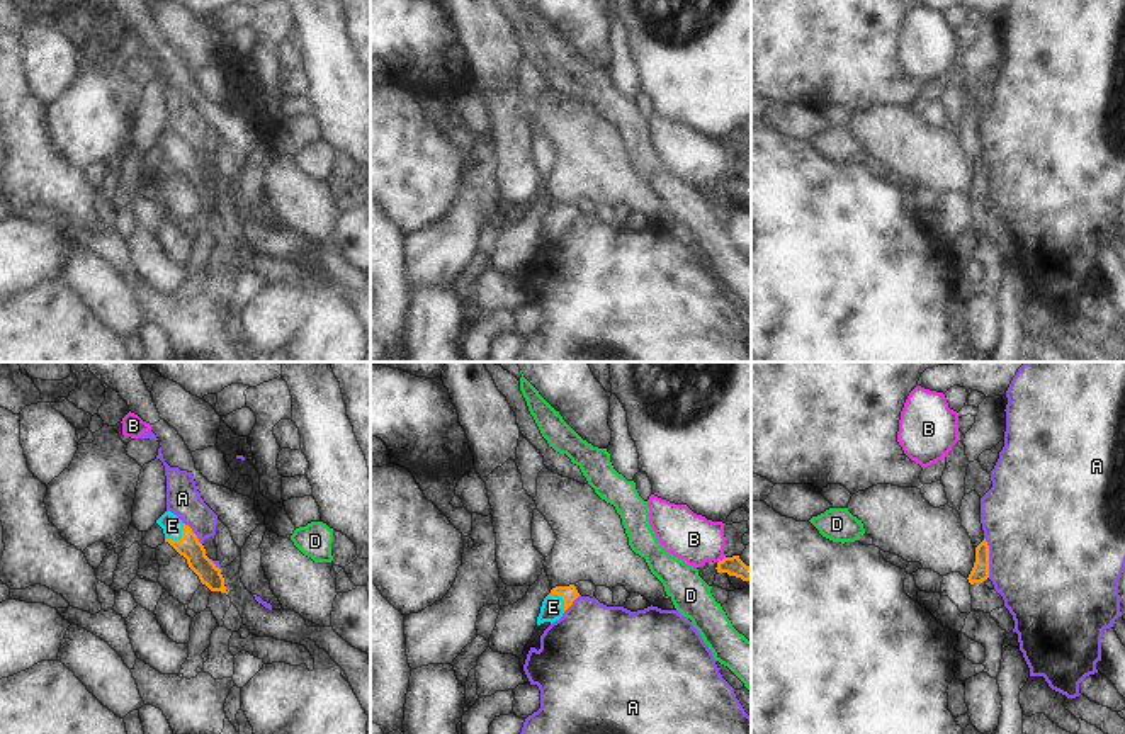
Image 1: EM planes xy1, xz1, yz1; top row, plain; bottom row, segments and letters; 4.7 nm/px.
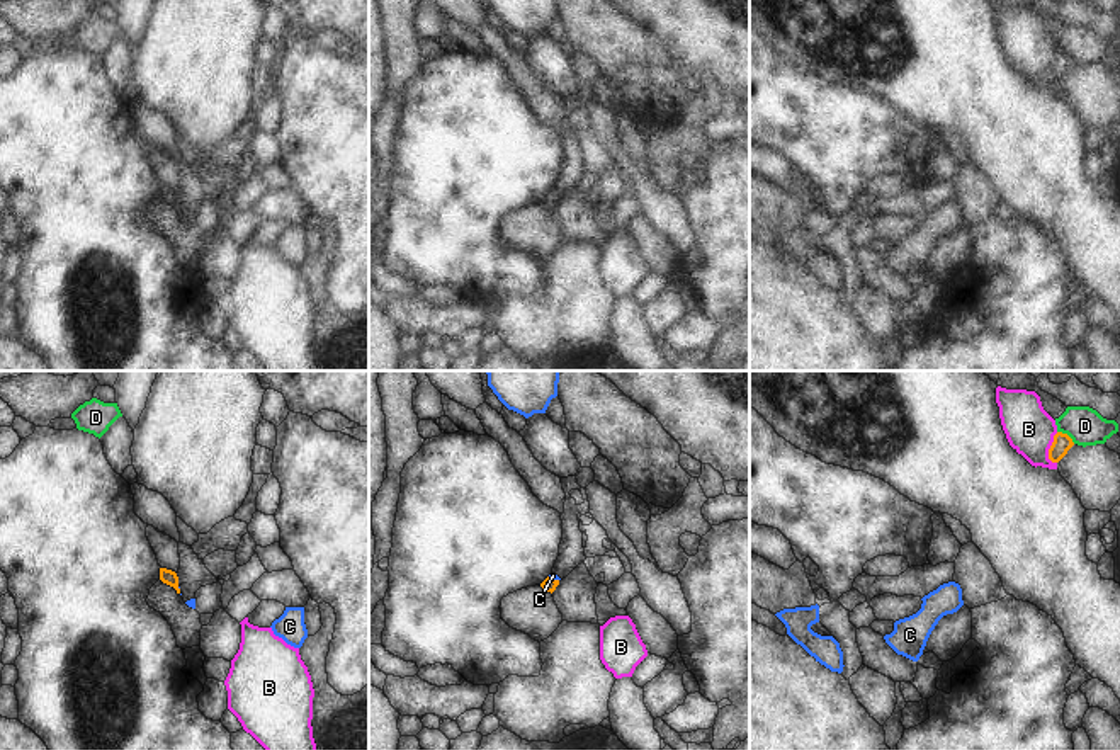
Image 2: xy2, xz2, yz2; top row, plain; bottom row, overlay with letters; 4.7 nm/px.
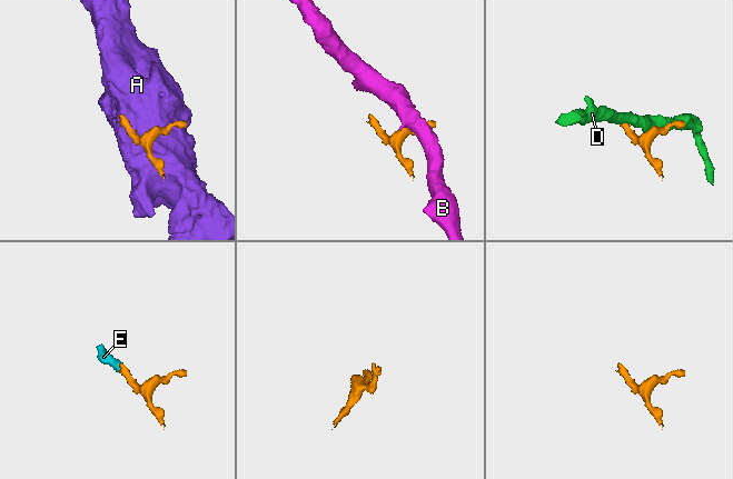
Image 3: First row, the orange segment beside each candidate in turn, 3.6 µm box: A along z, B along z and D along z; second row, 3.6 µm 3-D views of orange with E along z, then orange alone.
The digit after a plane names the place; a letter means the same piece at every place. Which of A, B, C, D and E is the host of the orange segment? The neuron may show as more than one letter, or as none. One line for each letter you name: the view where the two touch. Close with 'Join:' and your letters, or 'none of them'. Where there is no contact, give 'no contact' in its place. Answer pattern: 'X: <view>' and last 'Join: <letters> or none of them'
C: xz2
E: xy1
Join: C, E

